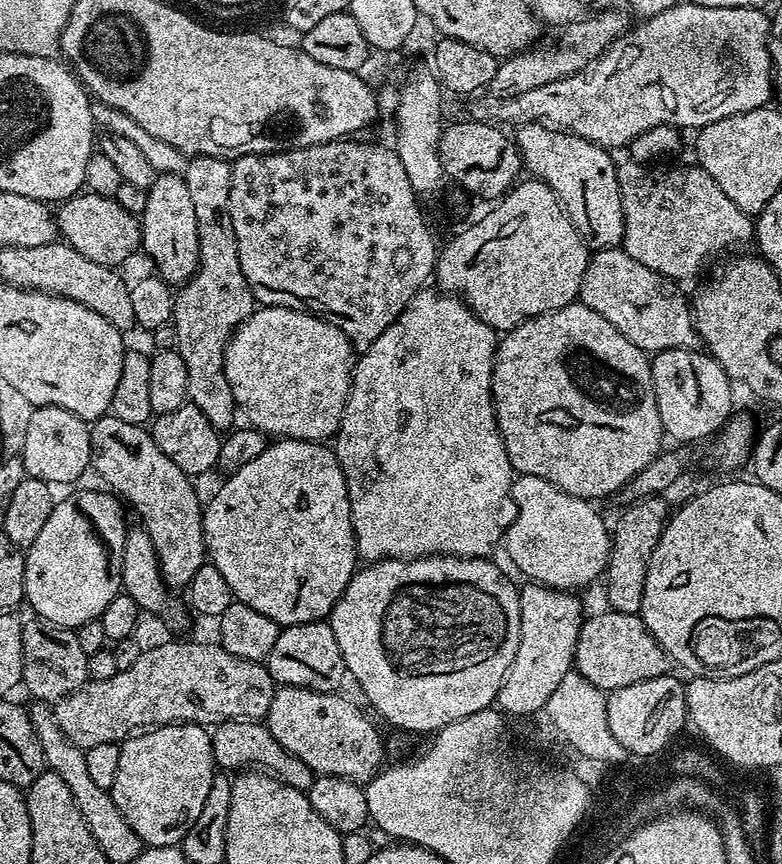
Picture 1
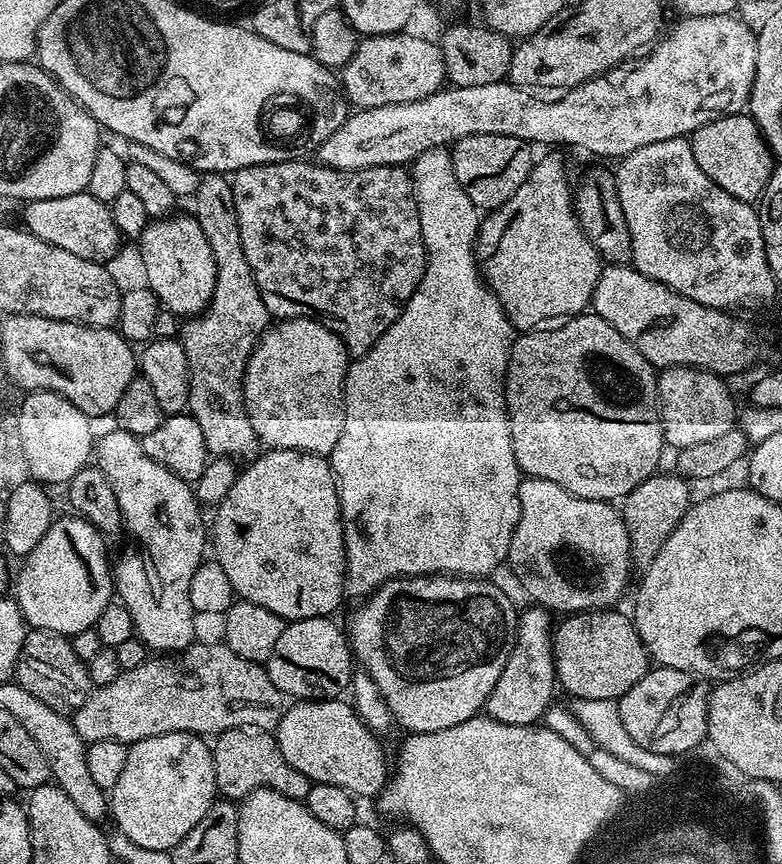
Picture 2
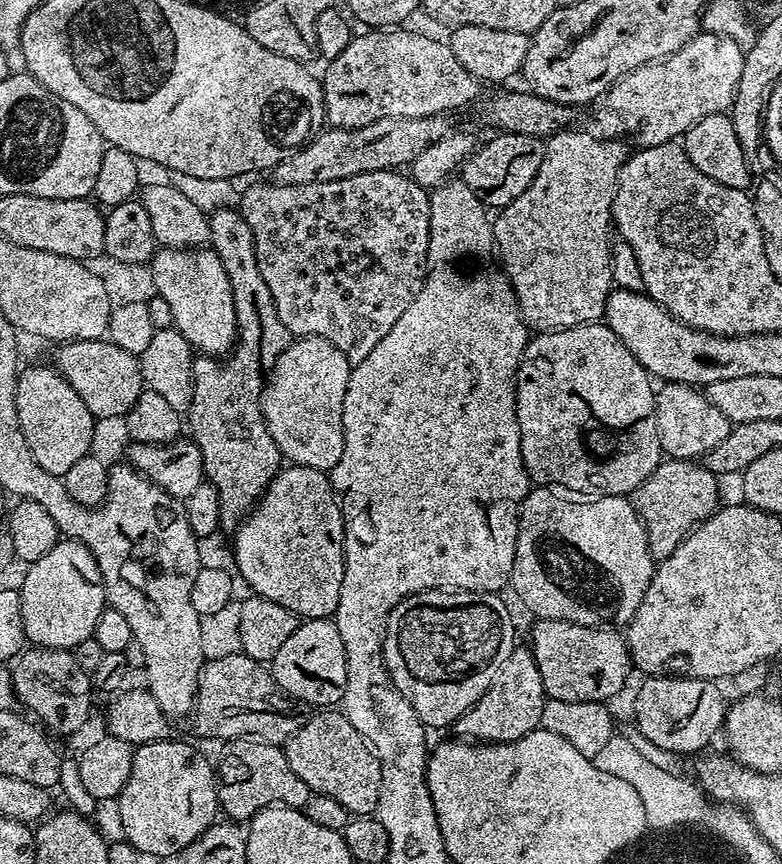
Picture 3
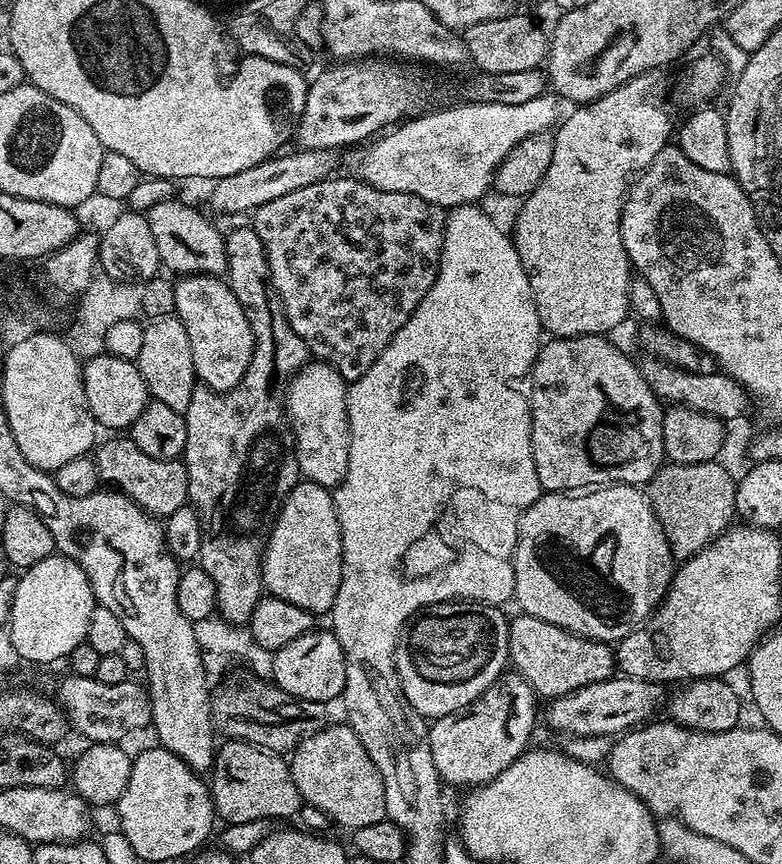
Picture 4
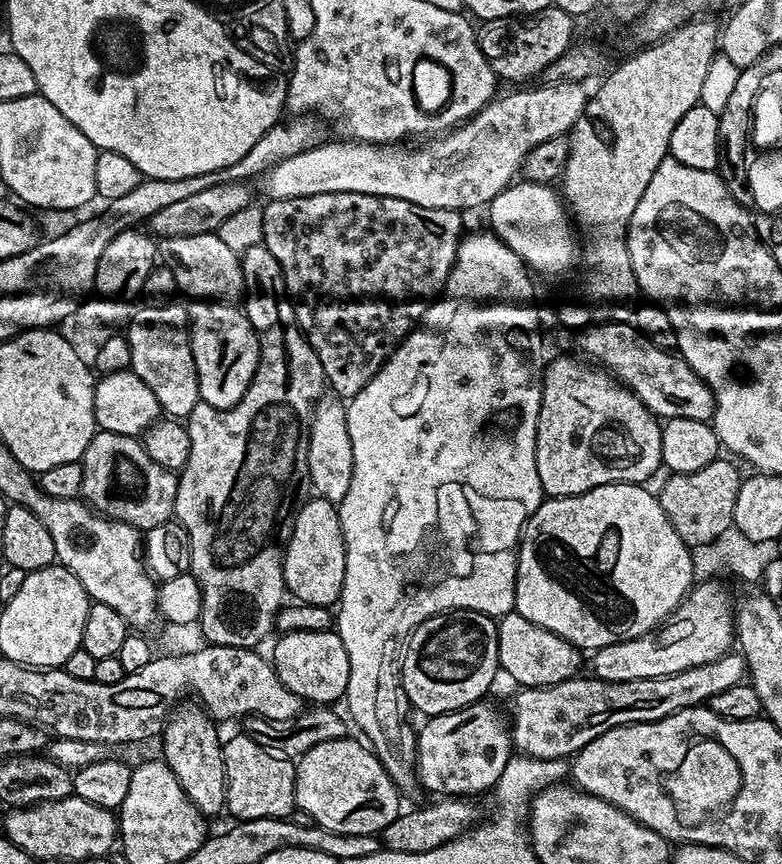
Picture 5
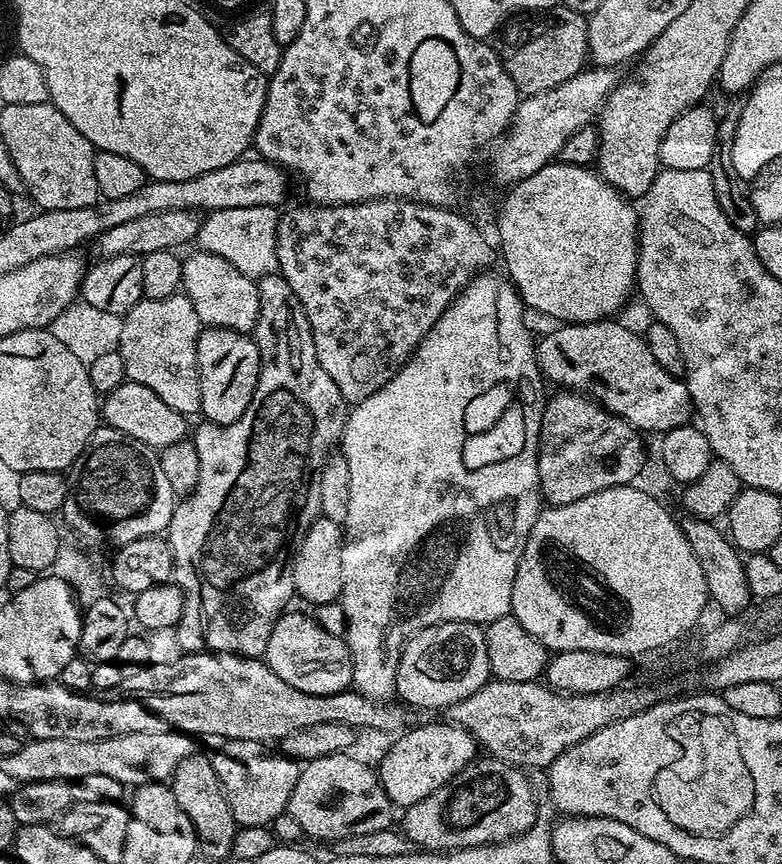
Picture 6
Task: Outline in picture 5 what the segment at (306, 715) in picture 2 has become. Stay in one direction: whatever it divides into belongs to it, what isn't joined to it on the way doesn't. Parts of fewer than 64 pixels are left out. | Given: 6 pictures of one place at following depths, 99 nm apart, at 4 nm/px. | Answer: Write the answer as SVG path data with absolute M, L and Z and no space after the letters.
M343 736L334 742L322 742L299 756L295 761L296 807L310 814L319 828L375 836L400 816L402 793L371 747L352 739Z

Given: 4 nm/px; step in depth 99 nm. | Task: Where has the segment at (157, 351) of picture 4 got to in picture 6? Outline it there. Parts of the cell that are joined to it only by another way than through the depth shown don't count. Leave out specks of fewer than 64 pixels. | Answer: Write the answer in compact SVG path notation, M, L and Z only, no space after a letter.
M183 294L157 300L142 298L122 319L118 351L125 363L127 379L146 386L146 390L154 390L170 410L195 417L202 402L198 374L198 338L202 325L190 298Z

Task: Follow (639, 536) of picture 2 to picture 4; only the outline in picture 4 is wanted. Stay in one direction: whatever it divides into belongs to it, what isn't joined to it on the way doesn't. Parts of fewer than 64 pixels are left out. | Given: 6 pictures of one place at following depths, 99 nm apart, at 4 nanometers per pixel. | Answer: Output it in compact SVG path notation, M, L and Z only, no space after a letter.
M716 460L697 464L668 462L652 475L646 485L646 495L677 561L689 560L733 527L737 519L737 483L737 477L732 477Z

